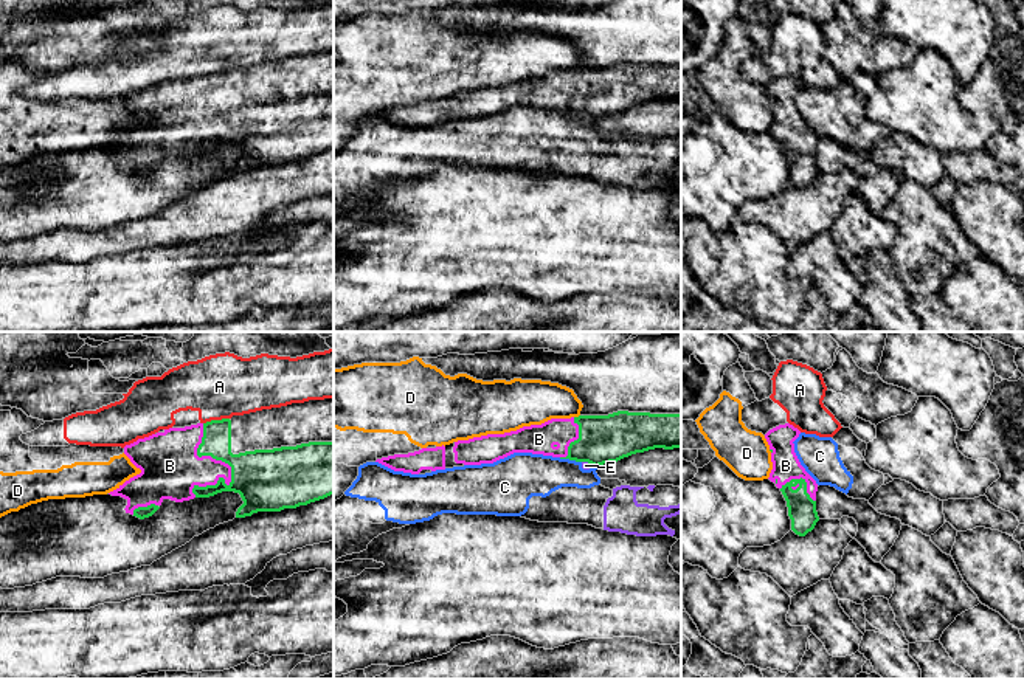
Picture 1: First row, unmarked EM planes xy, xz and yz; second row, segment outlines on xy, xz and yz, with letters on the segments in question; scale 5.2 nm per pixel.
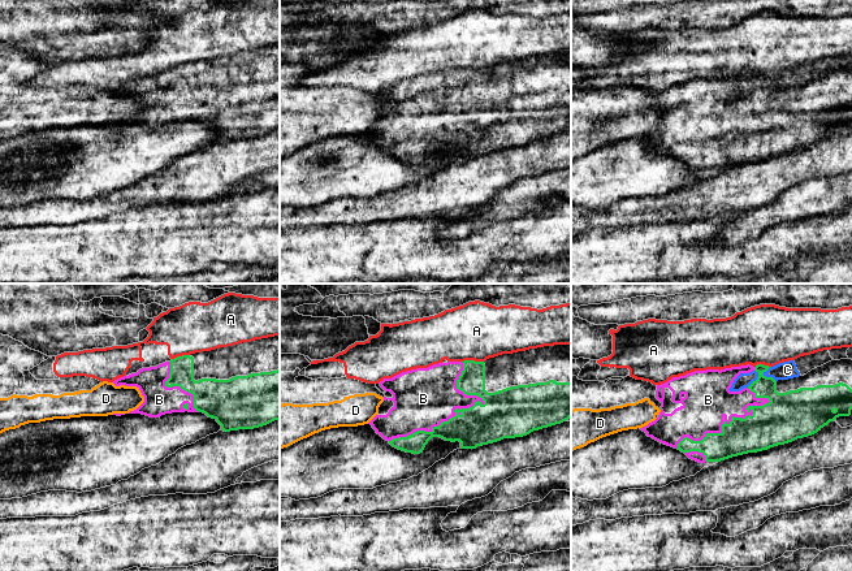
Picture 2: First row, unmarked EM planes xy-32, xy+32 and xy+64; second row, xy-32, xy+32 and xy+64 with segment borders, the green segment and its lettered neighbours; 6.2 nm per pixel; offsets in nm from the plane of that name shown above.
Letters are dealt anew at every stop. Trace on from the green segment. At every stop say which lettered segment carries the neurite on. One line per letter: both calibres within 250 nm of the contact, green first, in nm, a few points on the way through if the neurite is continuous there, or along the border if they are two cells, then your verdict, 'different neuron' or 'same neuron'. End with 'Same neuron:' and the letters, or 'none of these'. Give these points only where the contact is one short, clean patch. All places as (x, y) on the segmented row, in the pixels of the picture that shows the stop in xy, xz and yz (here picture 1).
A: calibres 160 and 340 nm; different neuron
B: calibres 320 and 220 nm; same neuron
C: calibres 260 and 240 nm; border xz (559, 458), (581, 462); different neuron
D: calibres 260 and 240 nm; different neuron
E: calibres 260 and 50 nm; border xz (582, 461), (595, 465); different neuron
Same neuron: B

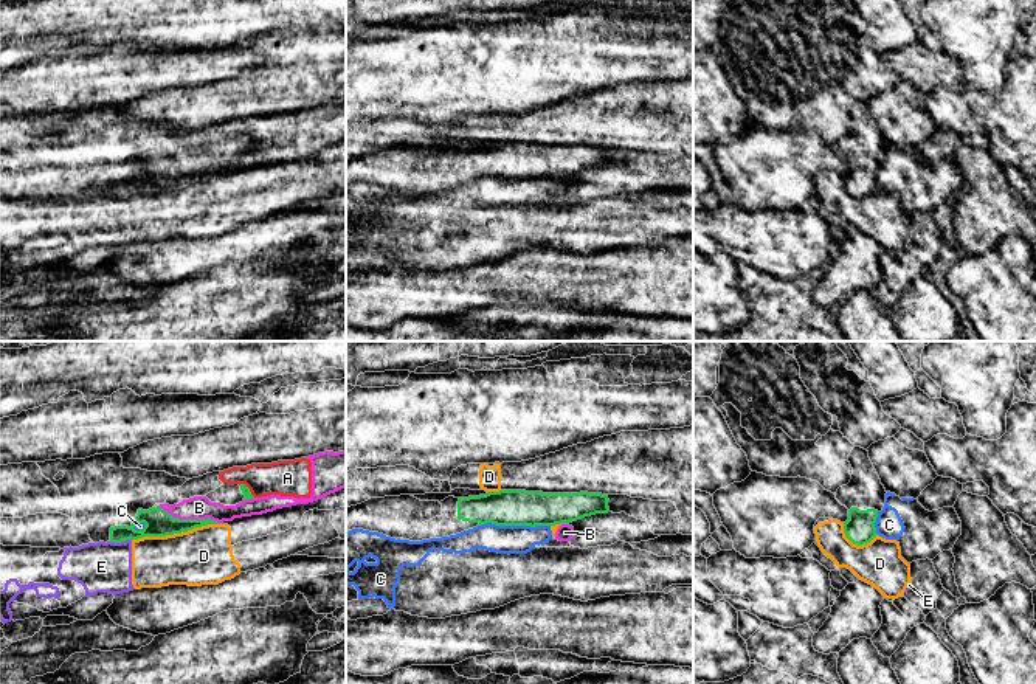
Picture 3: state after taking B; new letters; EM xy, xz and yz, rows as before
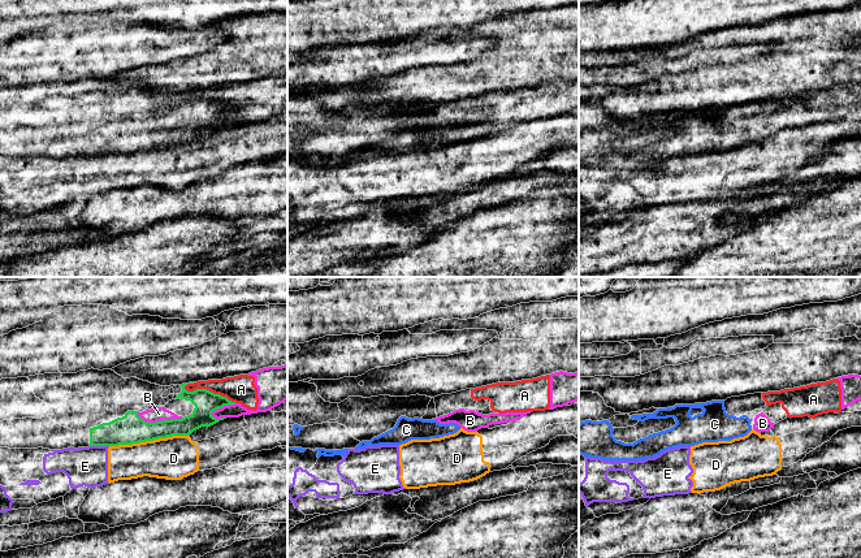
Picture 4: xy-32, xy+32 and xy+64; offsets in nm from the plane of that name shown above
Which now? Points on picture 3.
A: calibres 50 and 190 nm; border xy (239, 484), (244, 484), (255, 497); different neuron
B: calibres 140 and 130 nm; different neuron
C: calibres 190 and 140 nm; border xz (481, 523), (549, 526); different neuron
D: calibres 140 and 300 nm; different neuron
E: calibres 140 and 260 nm; border xy (131, 538), (110, 542); different neuron
Same neuron: none of these

